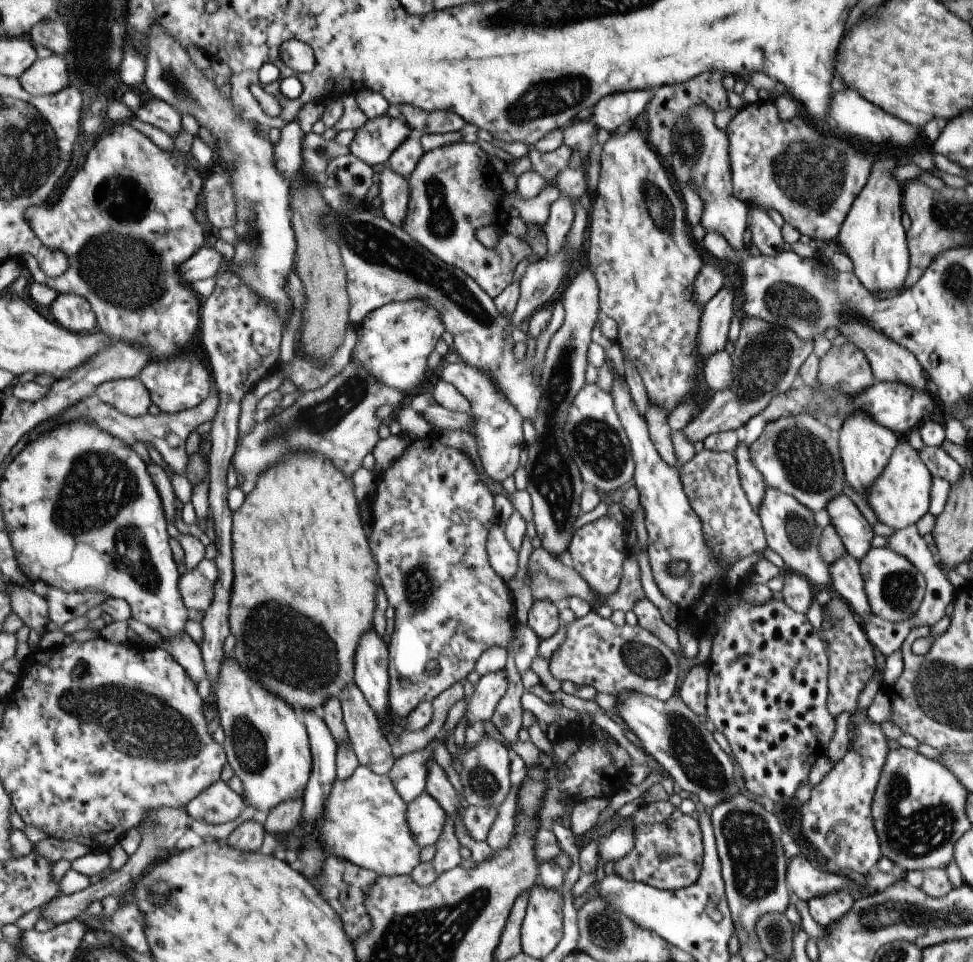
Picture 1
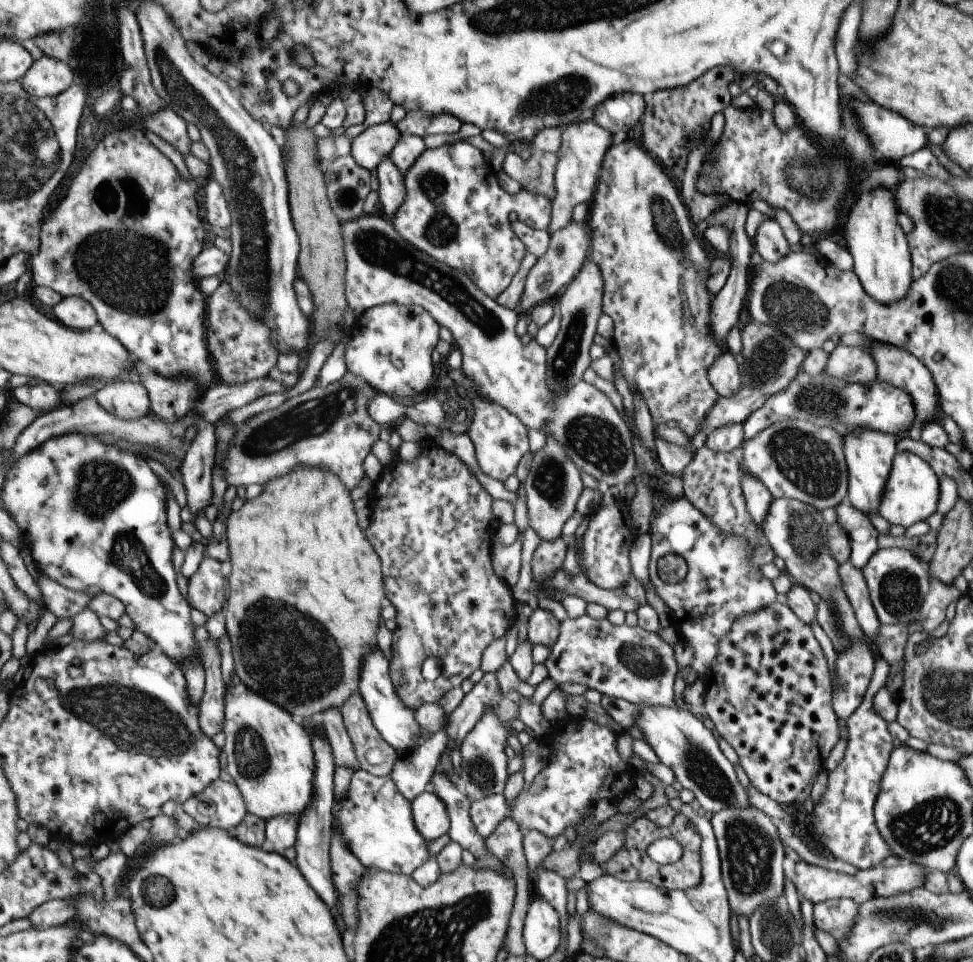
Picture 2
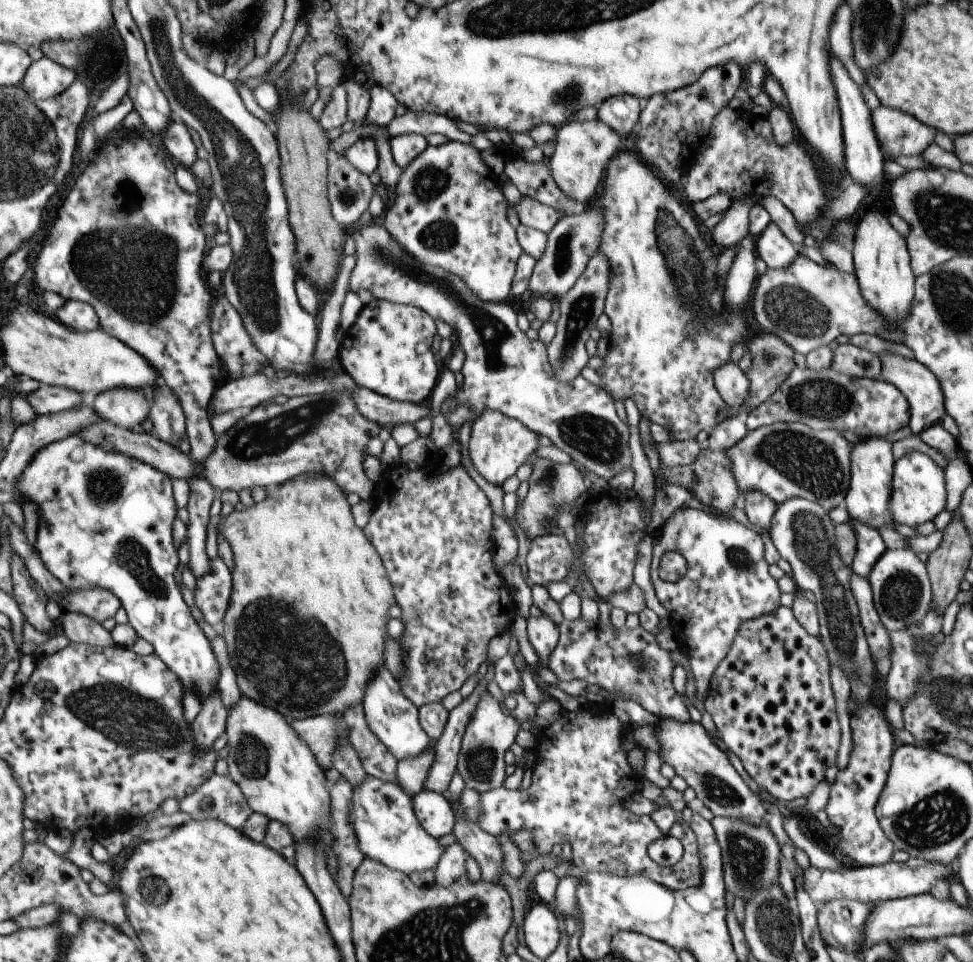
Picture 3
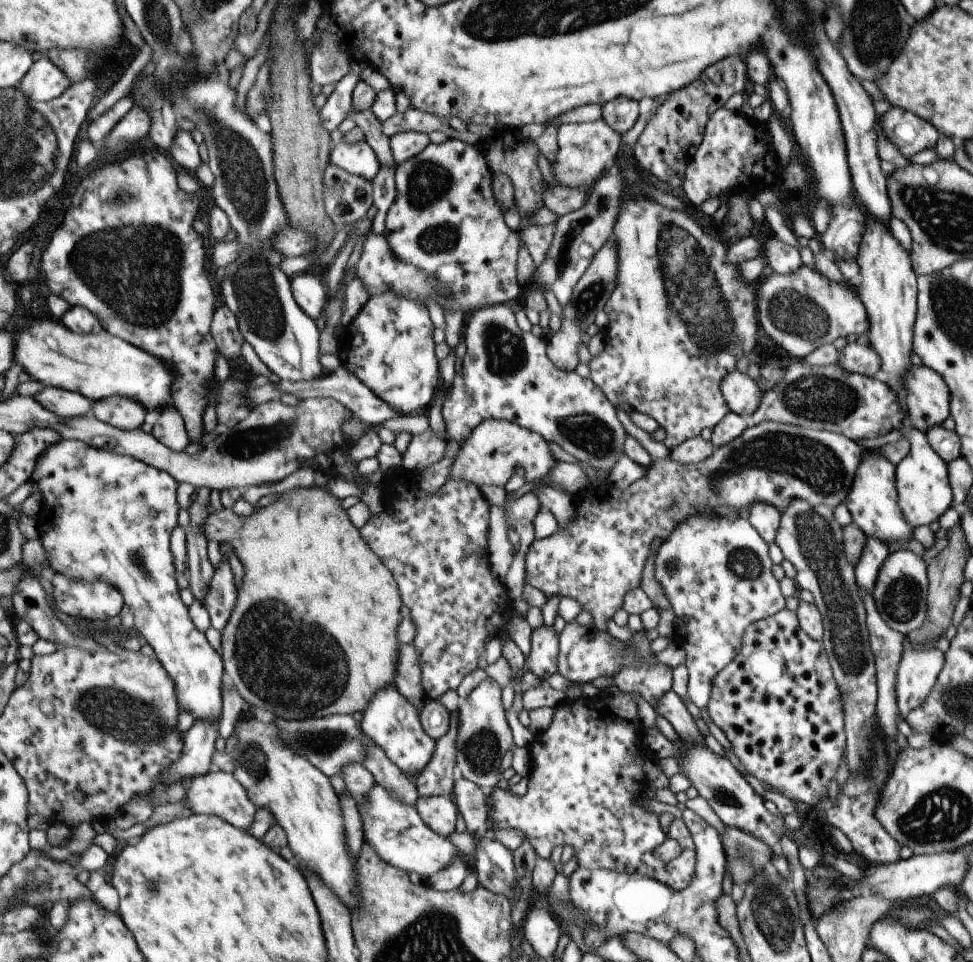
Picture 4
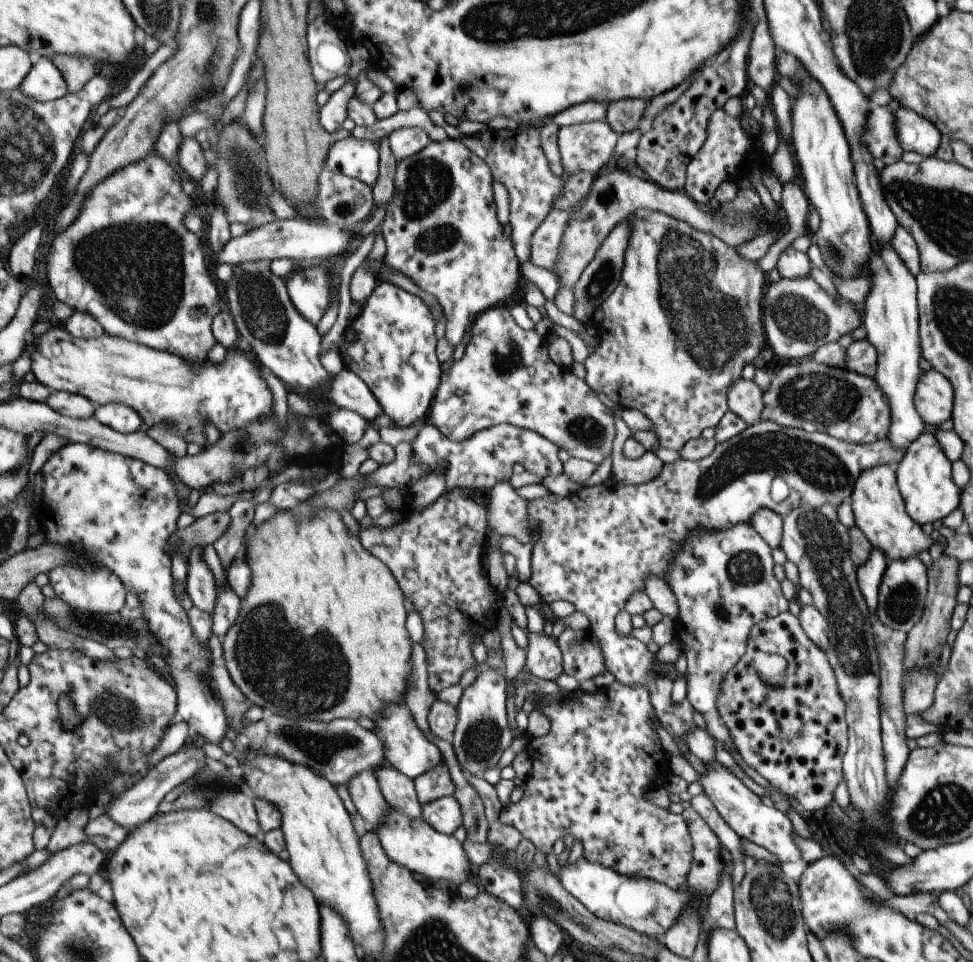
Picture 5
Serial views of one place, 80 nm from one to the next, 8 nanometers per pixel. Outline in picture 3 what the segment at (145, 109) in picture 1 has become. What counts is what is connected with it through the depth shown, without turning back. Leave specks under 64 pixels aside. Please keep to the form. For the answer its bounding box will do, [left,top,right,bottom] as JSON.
[162,116,197,167]

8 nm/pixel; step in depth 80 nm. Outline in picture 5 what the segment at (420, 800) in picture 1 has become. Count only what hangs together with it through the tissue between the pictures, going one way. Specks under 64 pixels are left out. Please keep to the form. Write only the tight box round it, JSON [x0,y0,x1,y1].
[422,794,464,835]

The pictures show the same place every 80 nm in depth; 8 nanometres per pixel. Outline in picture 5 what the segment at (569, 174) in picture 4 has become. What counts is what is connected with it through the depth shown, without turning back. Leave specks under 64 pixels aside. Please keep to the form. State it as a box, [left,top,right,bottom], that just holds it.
[556,121,618,176]

